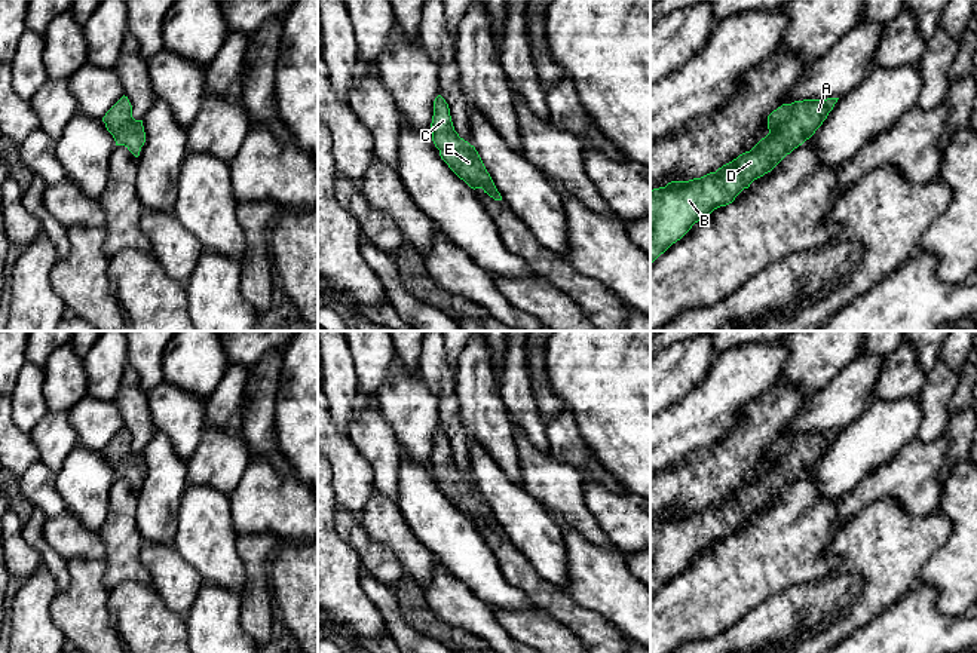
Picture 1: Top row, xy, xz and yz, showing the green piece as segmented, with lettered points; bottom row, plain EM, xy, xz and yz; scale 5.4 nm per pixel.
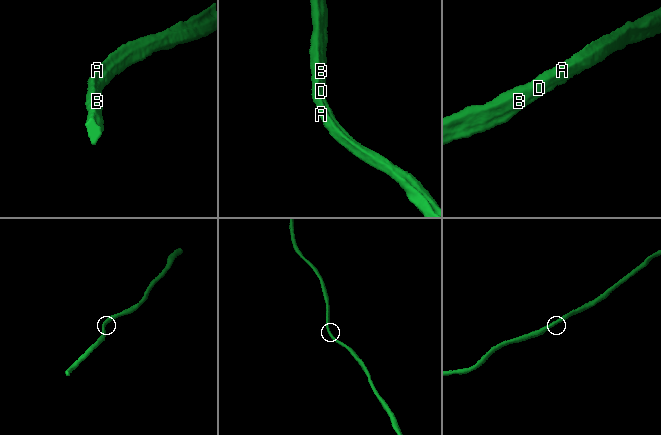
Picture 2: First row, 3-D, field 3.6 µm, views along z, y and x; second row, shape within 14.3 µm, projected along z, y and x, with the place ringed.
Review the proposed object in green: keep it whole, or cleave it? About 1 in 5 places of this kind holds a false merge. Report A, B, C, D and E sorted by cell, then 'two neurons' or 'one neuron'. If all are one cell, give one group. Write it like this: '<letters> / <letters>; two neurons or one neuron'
A B C D E; one neuron

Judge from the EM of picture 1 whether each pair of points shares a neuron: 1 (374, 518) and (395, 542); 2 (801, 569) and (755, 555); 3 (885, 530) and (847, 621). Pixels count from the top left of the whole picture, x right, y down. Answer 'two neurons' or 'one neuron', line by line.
1: one neuron
2: one neuron
3: one neuron

